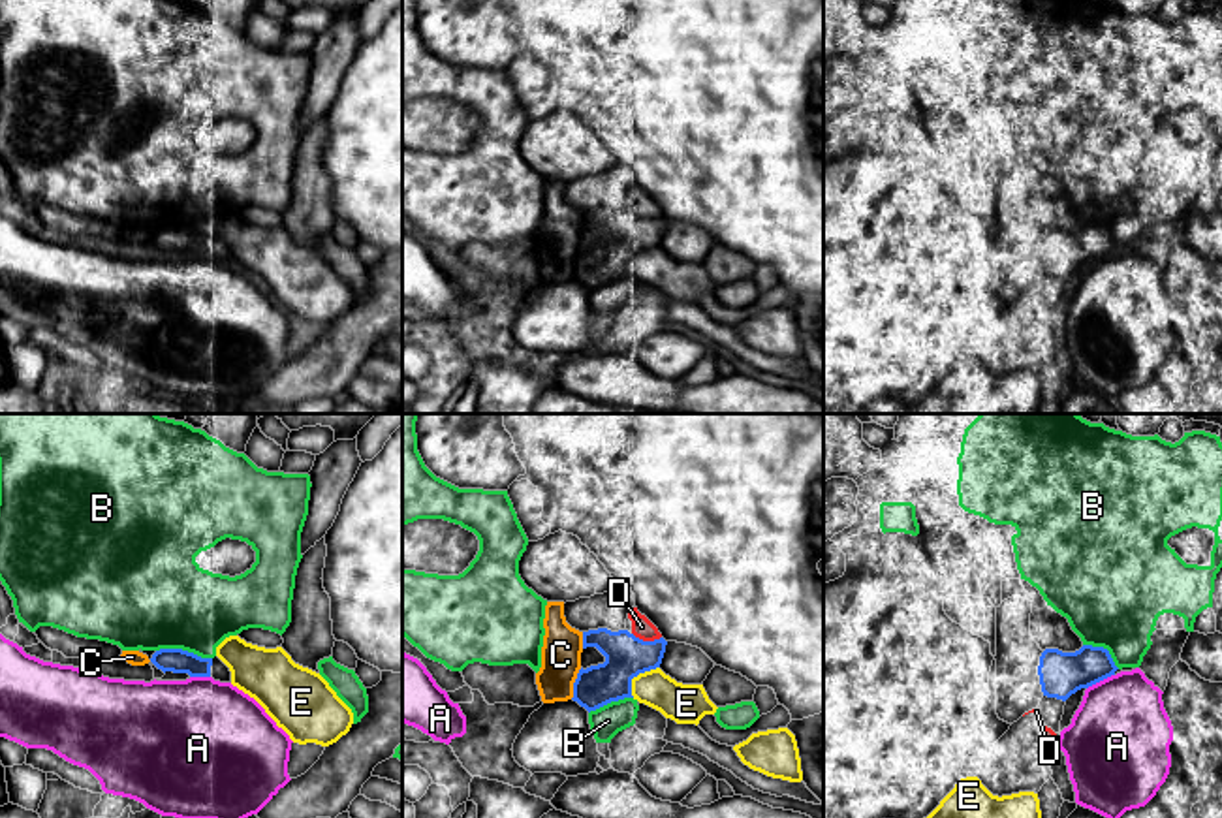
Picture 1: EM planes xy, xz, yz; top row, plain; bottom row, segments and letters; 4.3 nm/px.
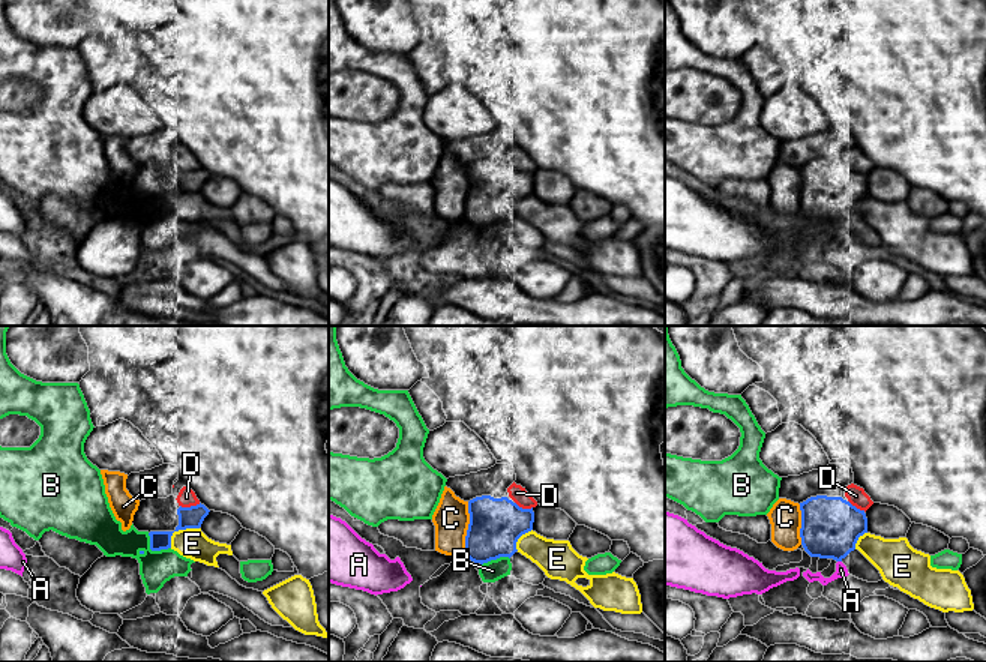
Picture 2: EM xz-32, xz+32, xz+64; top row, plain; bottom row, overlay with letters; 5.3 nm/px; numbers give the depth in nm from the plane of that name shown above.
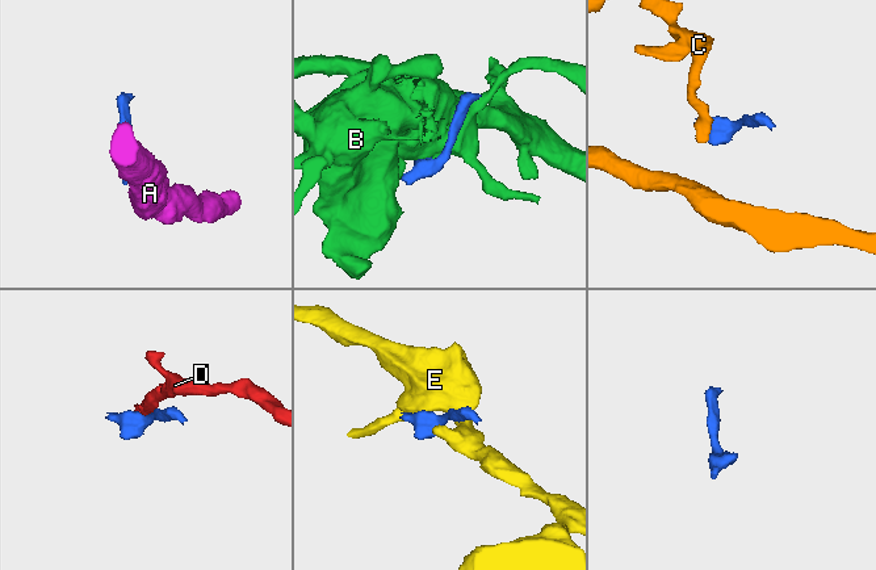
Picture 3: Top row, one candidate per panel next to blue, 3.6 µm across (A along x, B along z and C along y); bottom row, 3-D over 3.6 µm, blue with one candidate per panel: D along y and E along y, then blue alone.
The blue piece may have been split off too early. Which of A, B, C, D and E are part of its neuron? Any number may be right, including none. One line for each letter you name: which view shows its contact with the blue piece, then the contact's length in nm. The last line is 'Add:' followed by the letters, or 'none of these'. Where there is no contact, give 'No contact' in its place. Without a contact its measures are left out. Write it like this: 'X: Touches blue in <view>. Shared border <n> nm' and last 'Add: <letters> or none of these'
Add: none of these

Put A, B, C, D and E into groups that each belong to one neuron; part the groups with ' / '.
A / B / C / D / E

